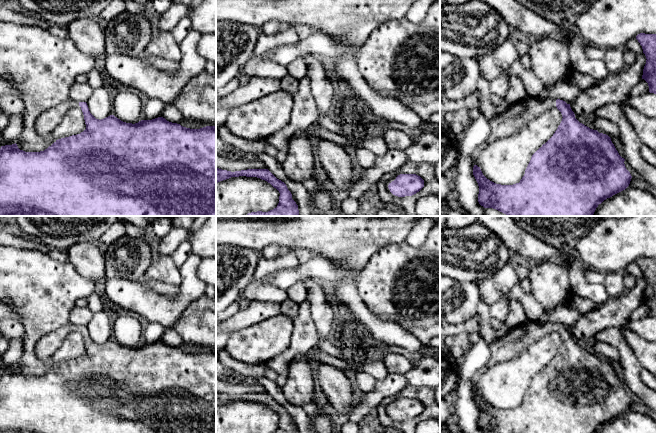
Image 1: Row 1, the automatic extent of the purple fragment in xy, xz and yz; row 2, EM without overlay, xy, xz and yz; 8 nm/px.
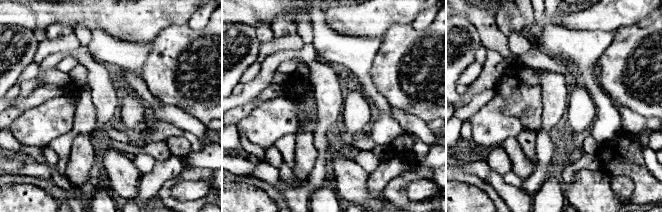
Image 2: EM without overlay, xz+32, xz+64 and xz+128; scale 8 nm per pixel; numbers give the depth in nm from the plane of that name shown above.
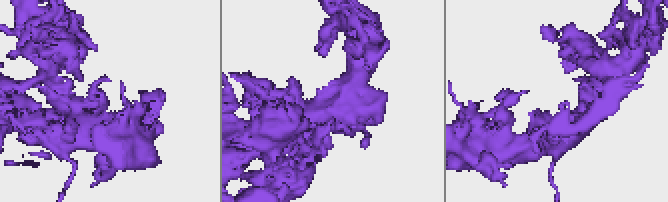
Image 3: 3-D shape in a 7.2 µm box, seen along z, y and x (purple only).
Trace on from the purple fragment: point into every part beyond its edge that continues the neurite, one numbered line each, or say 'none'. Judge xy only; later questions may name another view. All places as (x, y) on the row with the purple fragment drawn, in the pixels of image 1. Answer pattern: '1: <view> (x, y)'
1: xy (50, 119)

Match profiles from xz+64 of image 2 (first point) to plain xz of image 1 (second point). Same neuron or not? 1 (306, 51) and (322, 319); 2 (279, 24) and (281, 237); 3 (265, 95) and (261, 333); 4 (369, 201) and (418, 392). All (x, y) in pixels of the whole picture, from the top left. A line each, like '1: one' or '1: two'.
1: one
2: two
3: two
4: two

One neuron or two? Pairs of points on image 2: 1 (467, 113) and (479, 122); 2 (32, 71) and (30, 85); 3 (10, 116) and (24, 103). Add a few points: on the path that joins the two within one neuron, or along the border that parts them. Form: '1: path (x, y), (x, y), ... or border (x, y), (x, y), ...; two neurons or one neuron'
1: border (489, 100), (469, 118); two neurons
2: border (43, 80), (37, 76), (19, 82); two neurons
3: border (11, 106), (22, 111); two neurons

